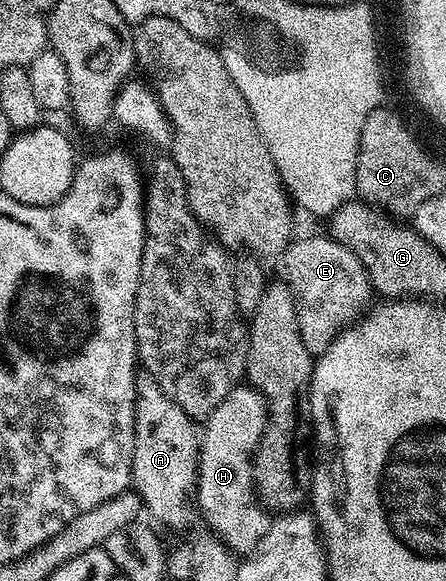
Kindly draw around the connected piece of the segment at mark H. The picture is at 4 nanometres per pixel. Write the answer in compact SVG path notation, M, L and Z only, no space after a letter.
M238 386L215 406L215 410L204 421L205 433L199 436L199 459L197 461L197 481L195 489L195 508L199 516L205 519L210 533L218 536L235 554L251 554L267 534L271 523L270 513L261 503L257 494L257 485L253 483L253 456L257 453L259 442L265 433L265 423L269 420L269 411L263 394L254 388Z

